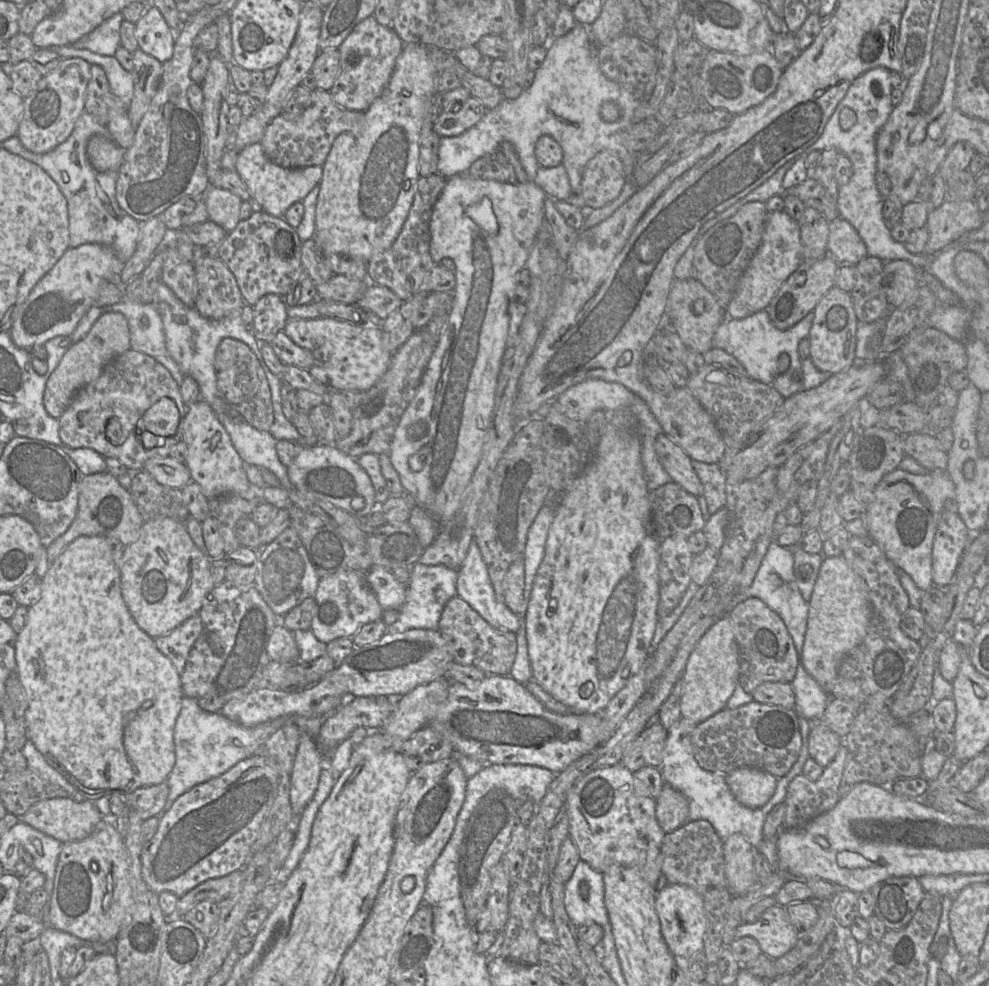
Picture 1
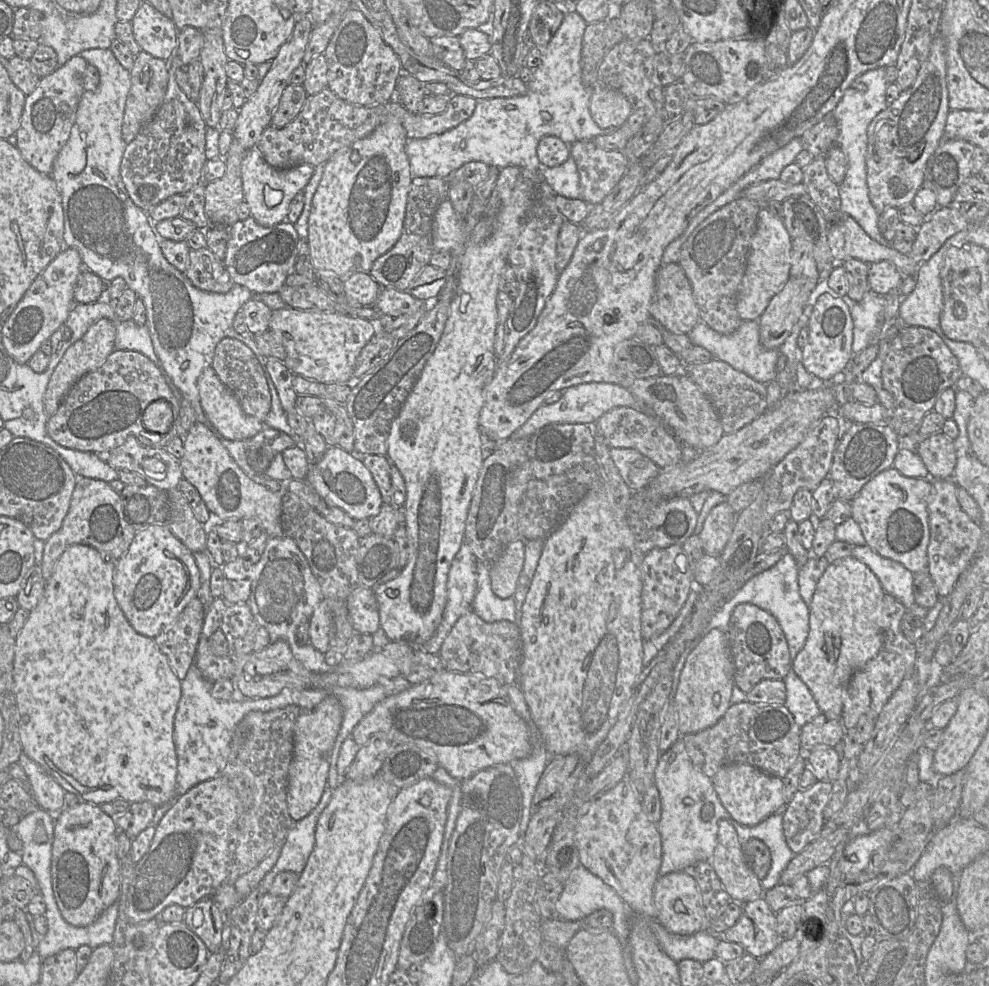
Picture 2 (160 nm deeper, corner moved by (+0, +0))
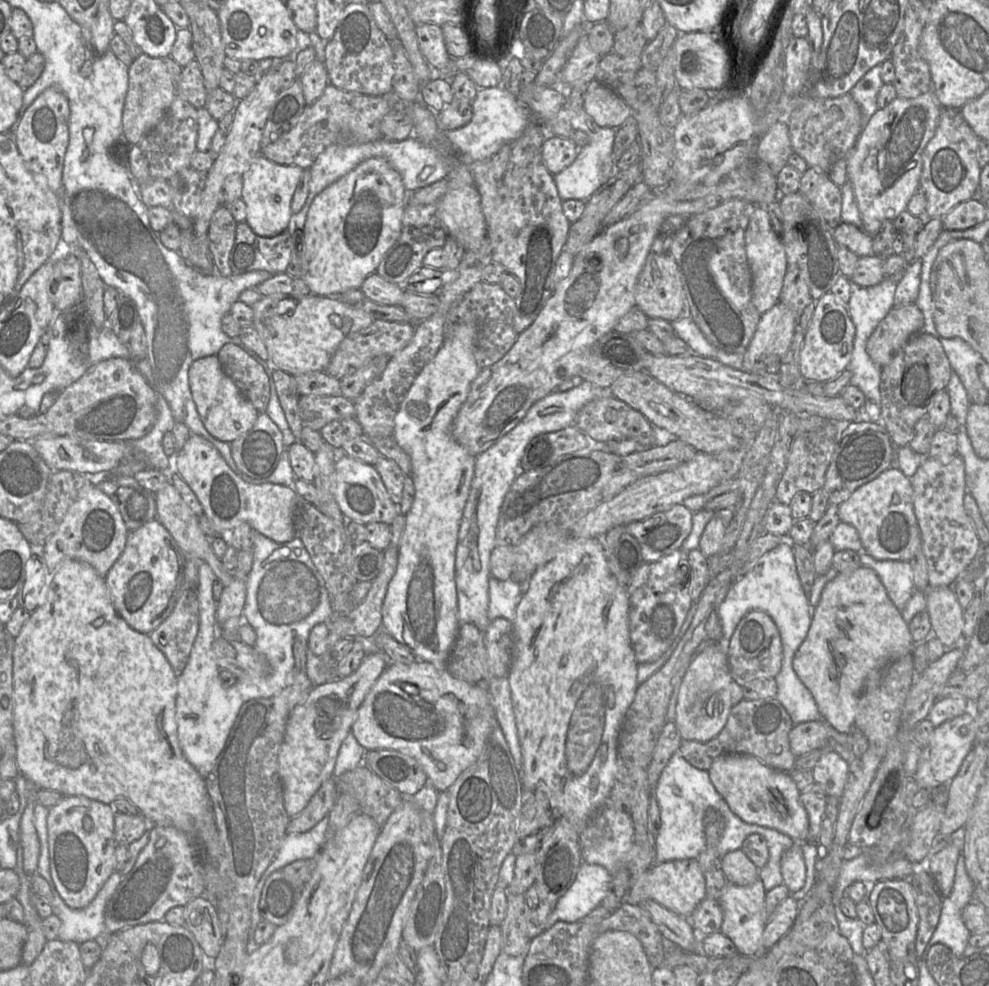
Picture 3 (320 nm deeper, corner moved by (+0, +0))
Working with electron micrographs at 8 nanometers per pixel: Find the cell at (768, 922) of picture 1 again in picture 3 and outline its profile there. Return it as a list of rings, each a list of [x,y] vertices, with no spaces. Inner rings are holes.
[[[760,877],[749,886],[738,886],[727,881],[722,889],[718,899],[723,910],[720,932],[733,941],[741,955],[757,957],[766,951],[762,943],[763,932],[769,921],[765,895],[766,890]]]

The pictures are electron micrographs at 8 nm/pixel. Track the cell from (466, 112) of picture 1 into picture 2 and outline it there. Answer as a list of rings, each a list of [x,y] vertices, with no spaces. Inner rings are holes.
[[[326,87],[315,95],[308,95],[297,117],[285,127],[275,128],[269,125],[257,142],[256,148],[264,160],[276,169],[285,170],[300,165],[315,167],[326,163],[339,150],[369,136],[382,124],[399,123],[404,127],[408,139],[423,139],[457,127],[471,117],[476,104],[477,100],[473,97],[452,94],[442,113],[422,116],[412,114],[394,98],[382,104],[364,107],[340,99]]]

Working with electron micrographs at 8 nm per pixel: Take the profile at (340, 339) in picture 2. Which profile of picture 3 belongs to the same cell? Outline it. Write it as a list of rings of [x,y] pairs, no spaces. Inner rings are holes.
[[[276,293],[263,296],[252,306],[253,326],[261,336],[276,368],[293,376],[311,371],[325,372],[331,357],[348,335],[369,327],[375,319],[337,298],[309,294],[294,297]]]

